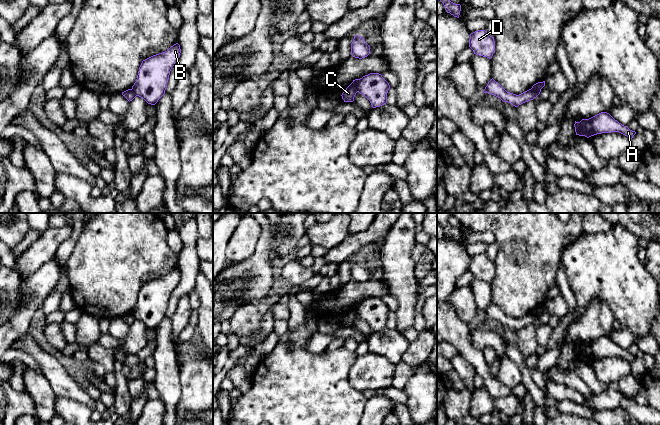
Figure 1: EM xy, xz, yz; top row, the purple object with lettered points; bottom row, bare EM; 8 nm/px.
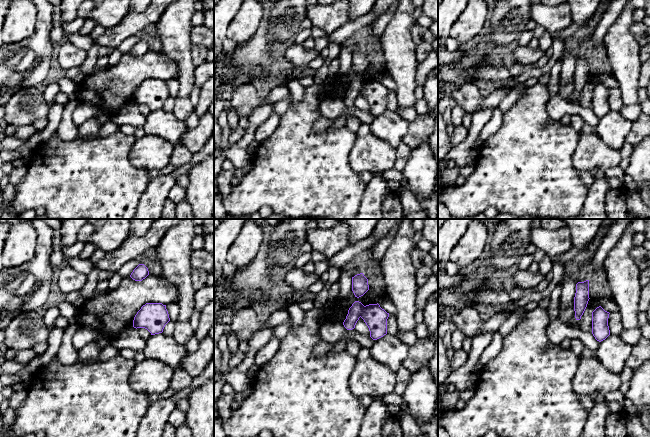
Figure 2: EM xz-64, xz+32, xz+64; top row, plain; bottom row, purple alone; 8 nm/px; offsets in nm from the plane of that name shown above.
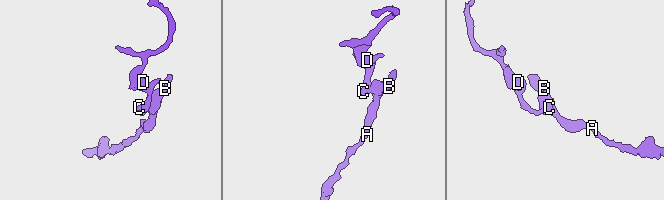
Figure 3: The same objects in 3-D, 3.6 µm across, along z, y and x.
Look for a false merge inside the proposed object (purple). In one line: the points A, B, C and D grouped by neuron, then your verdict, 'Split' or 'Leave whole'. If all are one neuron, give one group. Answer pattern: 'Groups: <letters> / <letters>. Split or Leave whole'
Groups: A B / C D. Split

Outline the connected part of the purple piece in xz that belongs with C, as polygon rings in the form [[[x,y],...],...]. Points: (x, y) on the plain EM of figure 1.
[[[359,303],[353,304],[353,306],[346,312],[346,314],[342,317],[342,323],[344,326],[353,326],[354,321],[357,317],[357,307]]]

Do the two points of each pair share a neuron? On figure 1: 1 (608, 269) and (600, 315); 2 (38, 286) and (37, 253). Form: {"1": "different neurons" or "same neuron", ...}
{"1": "different neurons", "2": "different neurons"}

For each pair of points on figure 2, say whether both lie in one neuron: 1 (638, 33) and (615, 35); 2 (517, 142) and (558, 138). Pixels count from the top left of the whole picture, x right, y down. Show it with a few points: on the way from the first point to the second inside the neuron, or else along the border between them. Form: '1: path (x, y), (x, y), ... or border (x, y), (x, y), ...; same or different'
1: border (634, 22), (630, 27), (630, 33), (639, 45); different
2: path (527, 142), (548, 142); same

